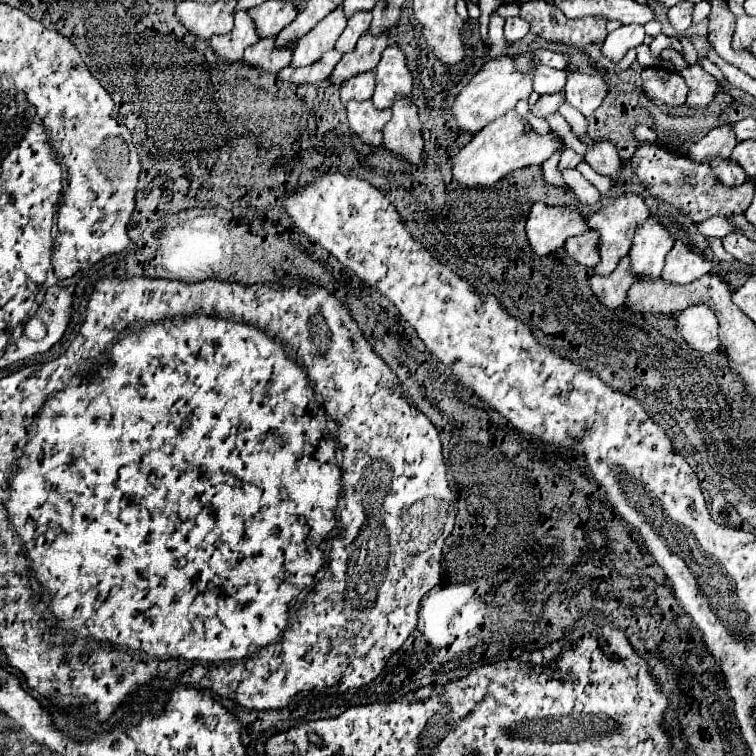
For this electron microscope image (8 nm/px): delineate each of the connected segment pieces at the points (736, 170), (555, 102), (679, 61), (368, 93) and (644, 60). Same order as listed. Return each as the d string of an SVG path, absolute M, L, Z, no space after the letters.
M714 156L710 164L712 164L714 172L718 174L720 182L726 184L726 186L740 186L746 180L744 168L740 164L736 164L734 160L730 160L730 158L718 158L718 156Z
M550 94L550 96L540 96L538 104L530 110L530 114L538 118L546 118L548 114L558 112L558 106L564 102L564 94Z
M666 48L661 51L660 58L668 59L672 62L678 72L687 67L682 55L673 48Z
M362 72L352 76L350 80L346 80L346 84L342 84L342 104L346 104L348 100L370 100L374 92L374 72Z
M641 44L636 47L636 60L644 68L658 66L659 59L652 56L649 46Z

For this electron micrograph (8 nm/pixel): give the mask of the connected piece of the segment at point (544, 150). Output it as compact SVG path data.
M508 110L502 118L490 122L478 134L474 134L472 142L458 152L454 160L454 178L466 186L490 186L518 168L546 162L560 148L562 140L558 134L538 134L534 130L526 130L518 112Z

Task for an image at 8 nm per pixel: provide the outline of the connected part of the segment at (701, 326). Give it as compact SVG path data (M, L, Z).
M706 304L682 310L678 316L678 330L682 338L694 346L694 350L708 354L720 348L718 318Z

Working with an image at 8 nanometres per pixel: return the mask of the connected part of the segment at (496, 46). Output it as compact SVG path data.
M490 14L490 40L488 40L488 56L490 58L498 58L502 54L506 54L506 40L502 34L502 26L504 26L504 18L498 14Z

